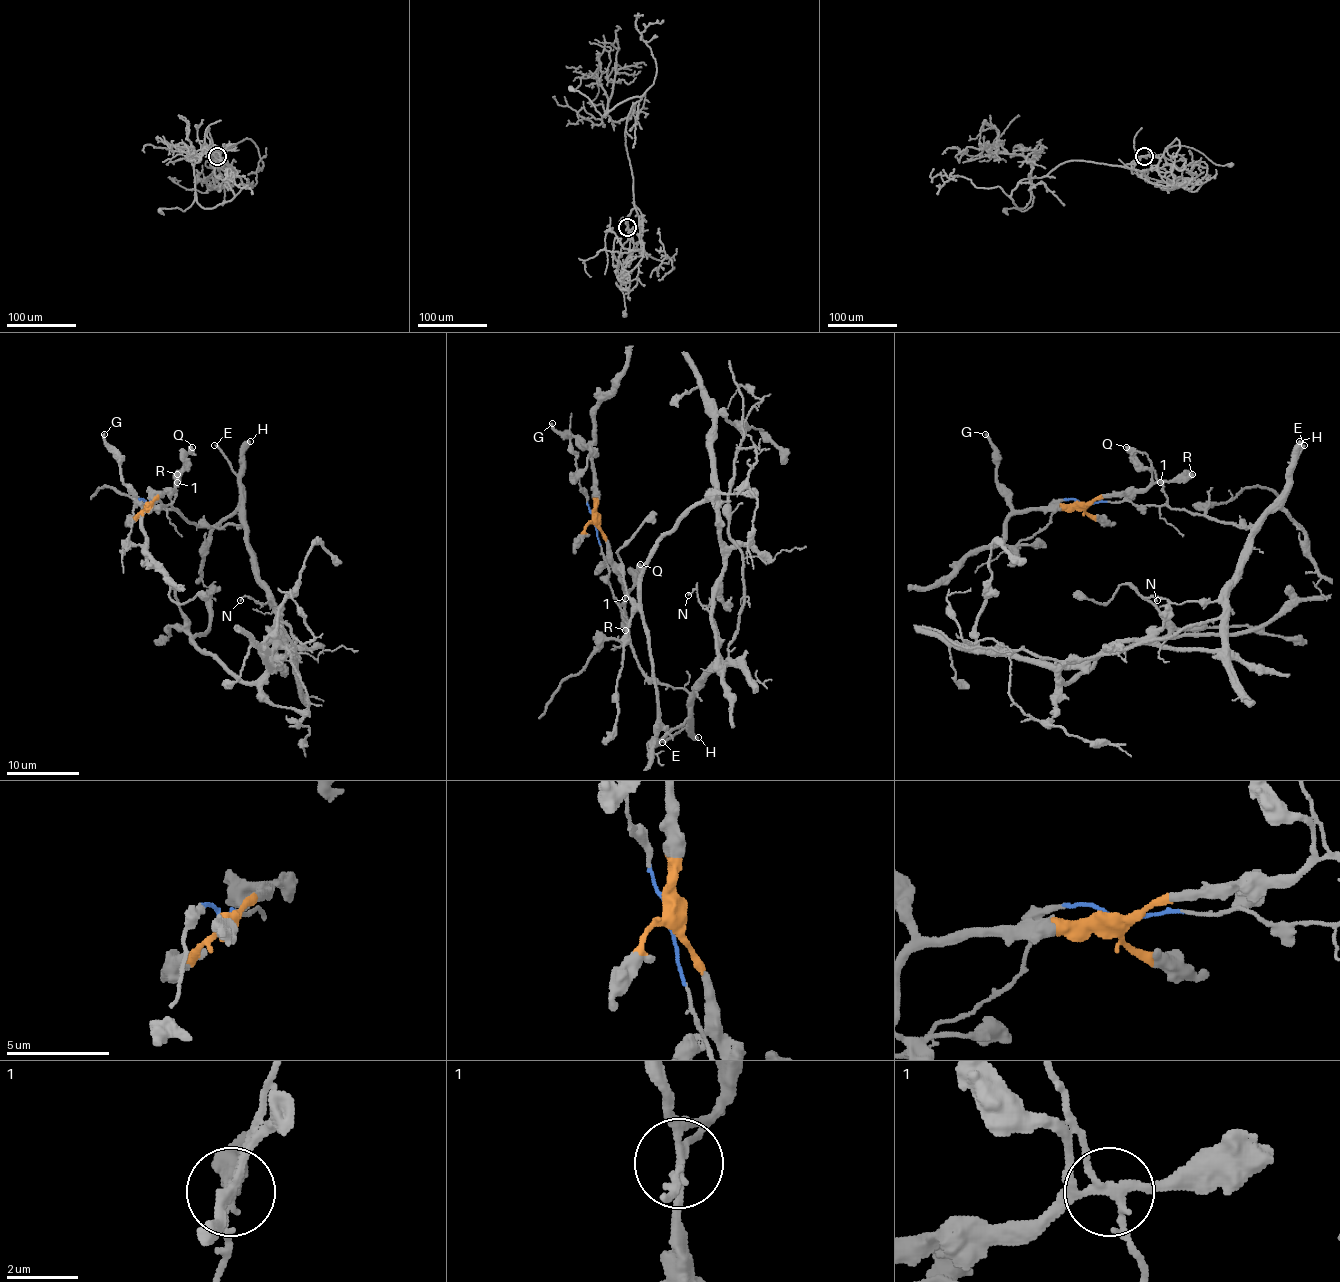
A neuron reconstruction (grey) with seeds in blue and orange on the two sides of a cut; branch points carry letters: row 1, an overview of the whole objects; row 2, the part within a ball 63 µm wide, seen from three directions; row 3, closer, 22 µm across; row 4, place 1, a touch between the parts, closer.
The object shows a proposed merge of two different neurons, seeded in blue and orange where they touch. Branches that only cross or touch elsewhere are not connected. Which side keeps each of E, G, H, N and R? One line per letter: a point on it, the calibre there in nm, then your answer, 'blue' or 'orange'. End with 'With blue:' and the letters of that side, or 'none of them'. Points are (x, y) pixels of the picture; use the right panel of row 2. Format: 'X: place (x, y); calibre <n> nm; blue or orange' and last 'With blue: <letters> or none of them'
E: place (1304, 445); calibre 240 nm; blue
G: place (985, 434); calibre 240 nm; orange
H: place (1299, 441); calibre 480 nm; blue
N: place (1157, 600); calibre 100 nm; blue
R: place (1192, 474); calibre 650 nm; orange
With blue: E, H, N

